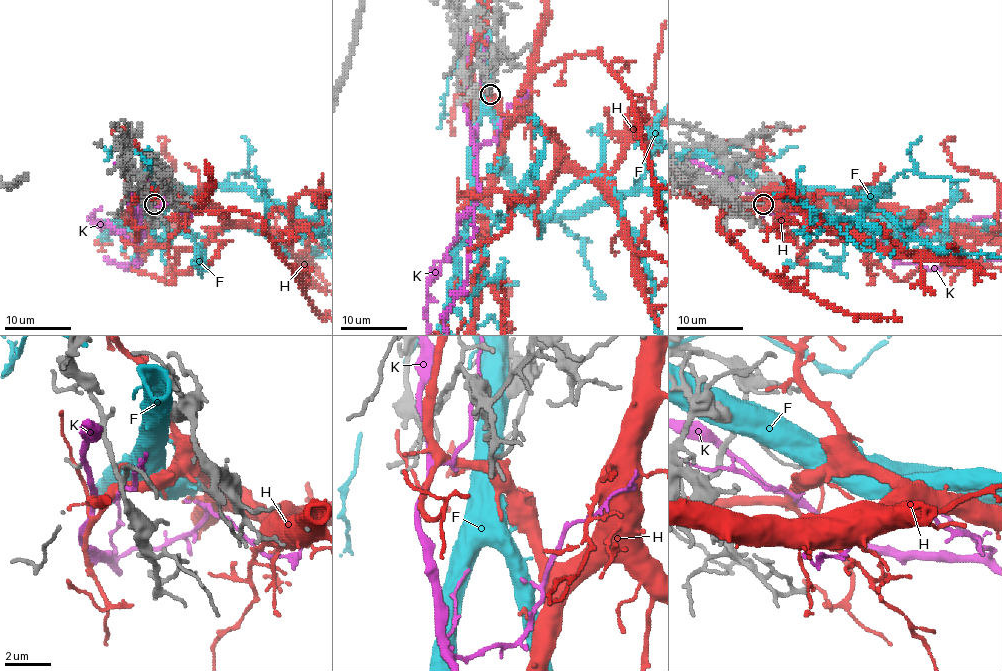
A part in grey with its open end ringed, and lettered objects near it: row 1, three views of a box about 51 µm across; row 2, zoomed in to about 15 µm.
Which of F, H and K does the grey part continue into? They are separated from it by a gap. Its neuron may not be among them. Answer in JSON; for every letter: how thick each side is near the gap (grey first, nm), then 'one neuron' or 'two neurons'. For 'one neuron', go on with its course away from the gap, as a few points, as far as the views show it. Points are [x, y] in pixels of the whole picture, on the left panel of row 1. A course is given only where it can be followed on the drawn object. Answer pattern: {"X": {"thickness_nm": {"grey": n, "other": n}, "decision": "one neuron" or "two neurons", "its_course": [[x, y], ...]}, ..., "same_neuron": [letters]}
{"F": {"thickness_nm": {"grey": 150, "other": 750}, "decision": "two neurons"}, "H": {"thickness_nm": {"grey": 150, "other": 440}, "decision": "two neurons"}, "K": {"thickness_nm": {"grey": 150, "other": 140}, "decision": "two neurons"}, "same_neuron": []}

